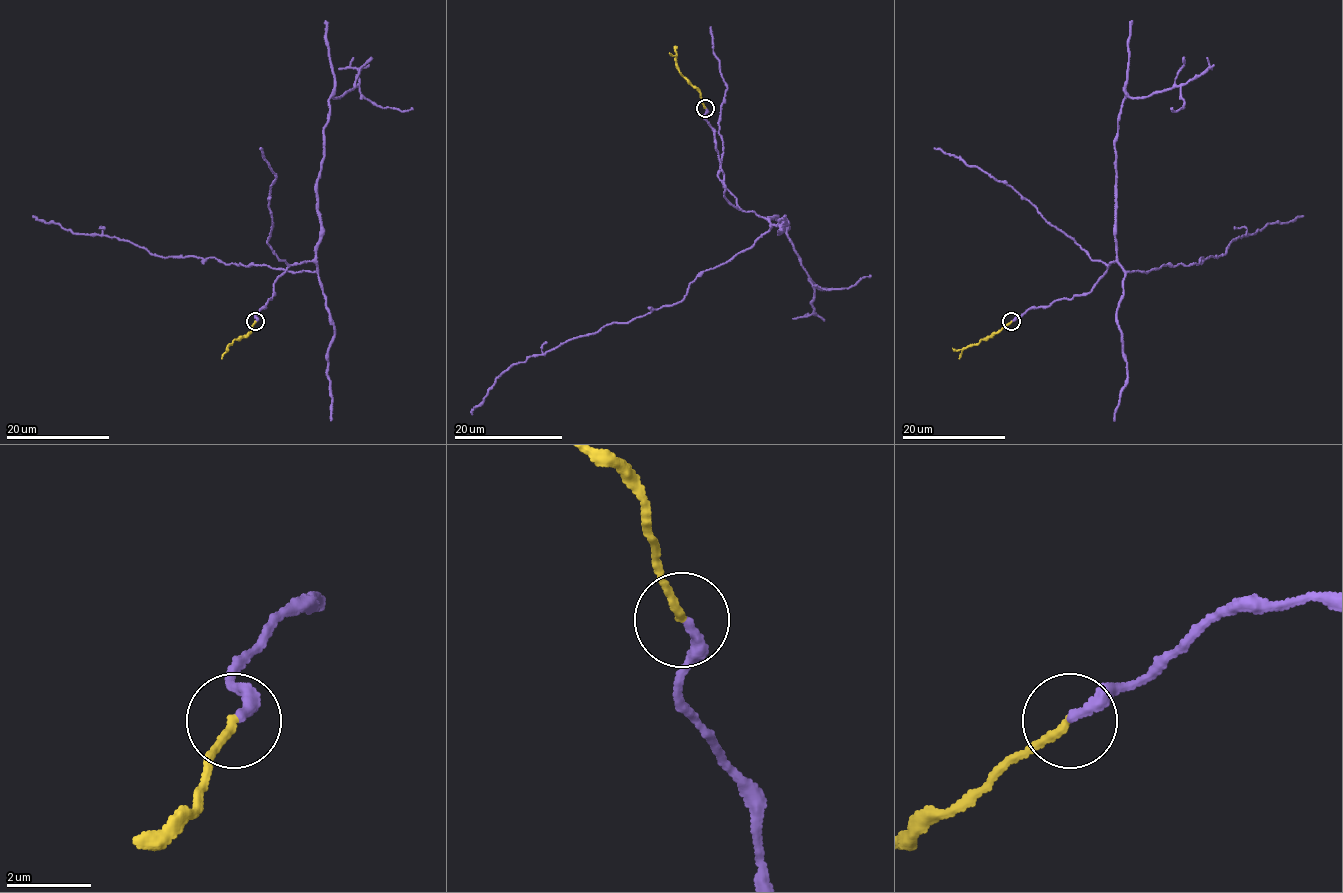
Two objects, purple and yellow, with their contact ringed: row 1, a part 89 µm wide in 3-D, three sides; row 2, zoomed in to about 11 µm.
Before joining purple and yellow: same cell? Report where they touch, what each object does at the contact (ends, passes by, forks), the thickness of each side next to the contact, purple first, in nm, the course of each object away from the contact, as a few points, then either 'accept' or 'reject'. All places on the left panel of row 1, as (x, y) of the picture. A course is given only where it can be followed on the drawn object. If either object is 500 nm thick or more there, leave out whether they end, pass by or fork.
at (255, 321); purple ends there; yellow ends there; 240 nm thick on the purple side, 180 nm on the other; purple runs (255, 321), (288, 267), (314, 262), (317, 271), (288, 272), (214, 258), (163, 258), (33, 215); yellow runs (255, 321), (251, 332), (231, 343), (221, 359); accept

